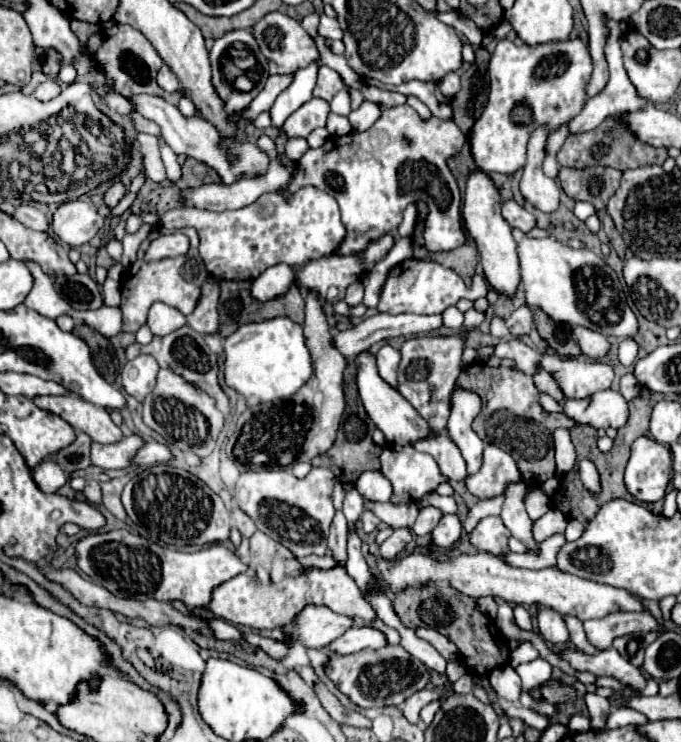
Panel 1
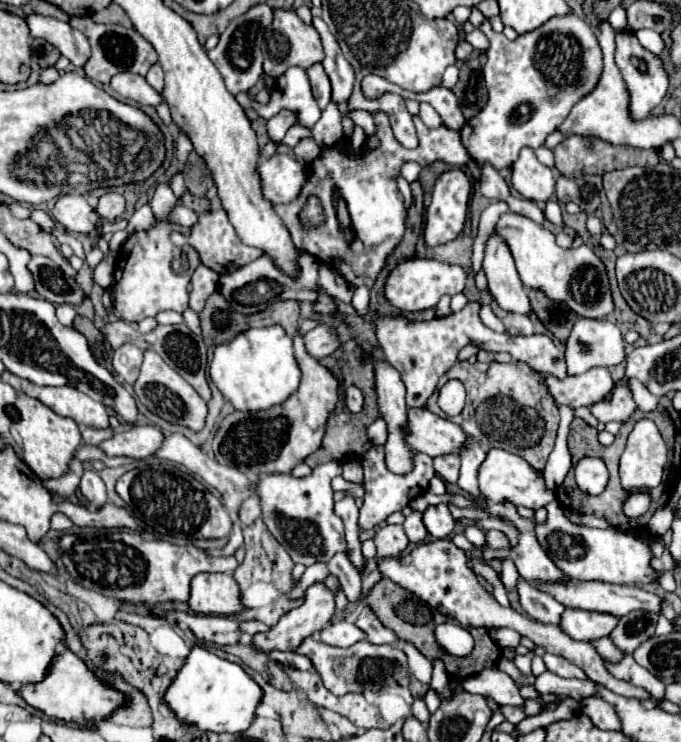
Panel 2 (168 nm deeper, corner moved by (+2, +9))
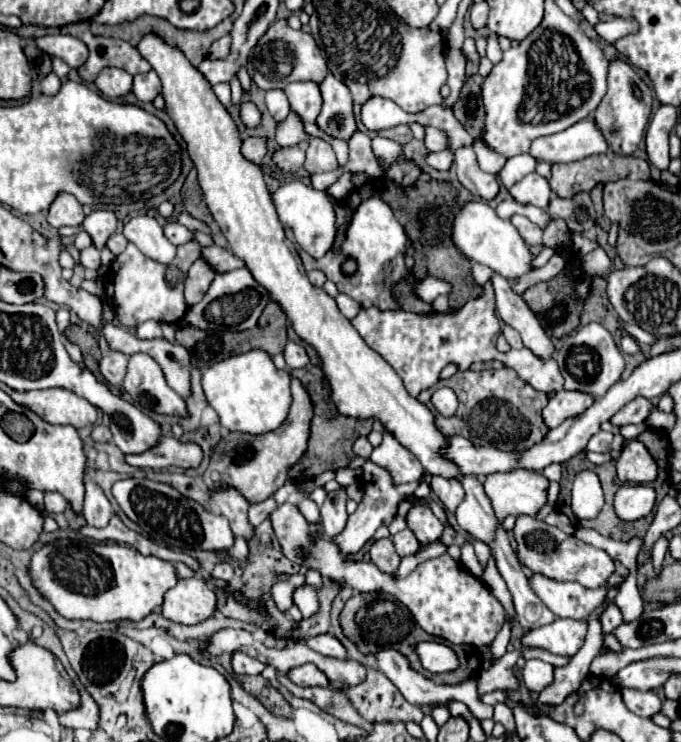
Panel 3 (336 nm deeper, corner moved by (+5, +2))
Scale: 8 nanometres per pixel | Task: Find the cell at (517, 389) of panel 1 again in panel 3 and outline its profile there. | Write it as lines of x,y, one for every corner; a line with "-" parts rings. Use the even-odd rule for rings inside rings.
504,367
500,371
458,371
450,379
439,382
420,393
418,400
434,414
436,429
444,435
462,435
476,445
492,445
500,451
526,451
544,439
548,427
544,427
544,419
540,411
546,407
546,393
536,391
532,385
524,383
516,371
-
442,387
452,387
460,399
460,407
454,419
445,419
430,402
432,394

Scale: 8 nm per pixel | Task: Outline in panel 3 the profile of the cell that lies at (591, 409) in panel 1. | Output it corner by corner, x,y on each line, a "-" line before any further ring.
636,397
630,403
626,403
616,415
612,415
610,423
614,427
622,427
622,425
628,425
628,423
642,423
648,417
650,407
652,407
652,403
648,399

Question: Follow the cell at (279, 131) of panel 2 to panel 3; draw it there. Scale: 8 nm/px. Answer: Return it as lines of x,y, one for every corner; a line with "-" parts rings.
248,137
242,145
242,155
254,163
260,163
268,153
268,143
264,137

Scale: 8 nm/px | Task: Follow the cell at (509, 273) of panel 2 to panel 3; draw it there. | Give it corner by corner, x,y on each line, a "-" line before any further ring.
492,275
490,279
494,293
496,293
496,313
500,315
500,319
514,327
520,335
524,345
538,355
540,359
548,359
552,357
552,343
548,339
548,335
544,333
544,329
540,327
536,315
528,309
528,305
524,303
524,299
514,293
514,289
510,287
510,281
504,279
502,275

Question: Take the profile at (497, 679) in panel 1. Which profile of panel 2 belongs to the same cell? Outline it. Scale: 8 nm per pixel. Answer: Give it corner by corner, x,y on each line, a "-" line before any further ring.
499,668
483,670
479,676
471,676
471,678
463,680
461,684
467,692
491,696
497,704
509,704
509,706
521,706
523,704
519,688

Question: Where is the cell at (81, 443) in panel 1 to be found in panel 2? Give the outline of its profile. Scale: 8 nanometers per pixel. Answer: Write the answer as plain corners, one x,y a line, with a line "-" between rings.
83,428
83,444
101,444
103,440
109,440
113,436
111,428
97,430
97,428

